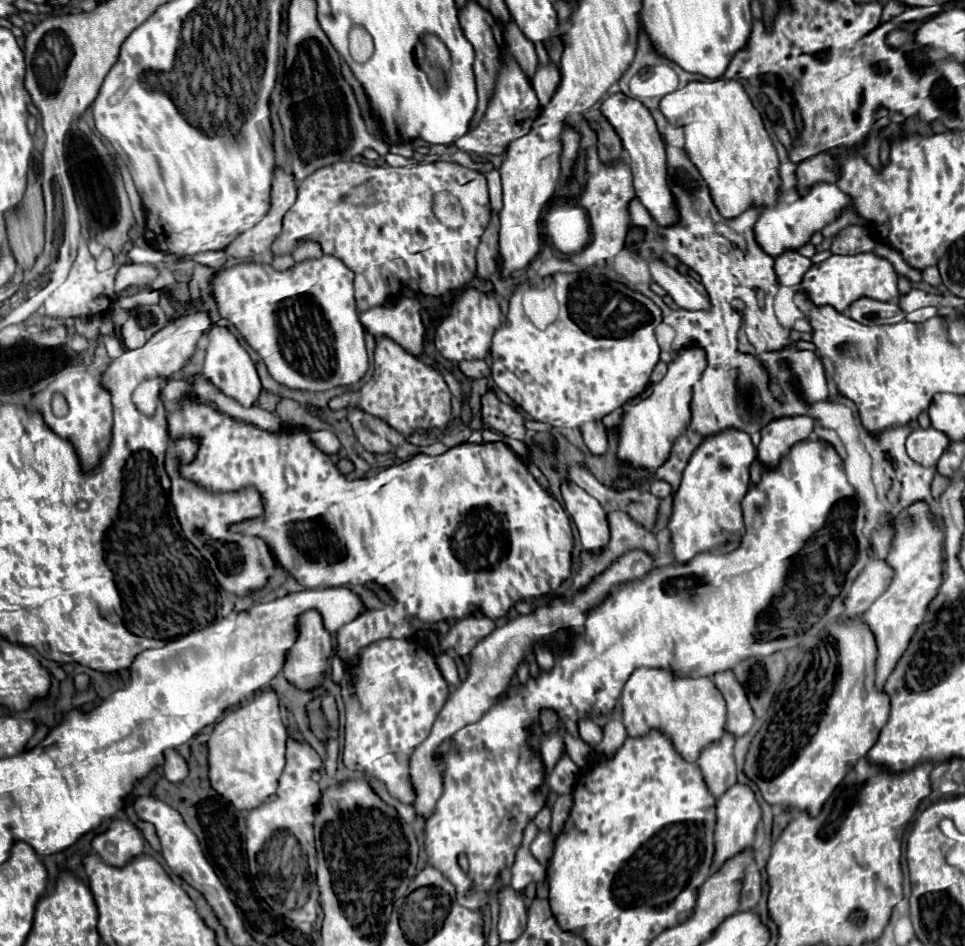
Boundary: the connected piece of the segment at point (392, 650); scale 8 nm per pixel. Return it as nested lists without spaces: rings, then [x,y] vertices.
[[[414,638],[372,642],[360,652],[358,664],[346,664],[340,692],[346,708],[344,766],[380,780],[392,798],[412,804],[416,798],[408,774],[412,750],[426,740],[450,694],[436,666],[436,658],[420,648]]]

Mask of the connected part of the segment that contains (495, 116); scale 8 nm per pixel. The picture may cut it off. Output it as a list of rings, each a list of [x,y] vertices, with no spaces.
[[[504,54],[500,58],[500,74],[496,80],[496,90],[494,96],[488,104],[488,110],[482,118],[482,122],[476,126],[476,130],[464,134],[462,138],[456,140],[456,146],[464,152],[474,152],[474,154],[504,154],[508,144],[524,134],[530,132],[532,122],[540,116],[540,104],[538,98],[526,78],[526,74],[520,70],[518,62],[510,56]]]

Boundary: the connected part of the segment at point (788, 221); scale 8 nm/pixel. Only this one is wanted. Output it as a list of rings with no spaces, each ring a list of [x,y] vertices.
[[[816,182],[808,188],[806,196],[798,196],[796,202],[784,204],[778,202],[776,206],[768,206],[762,210],[758,222],[756,222],[756,240],[762,246],[764,252],[770,256],[780,256],[786,250],[798,250],[804,246],[814,232],[820,232],[826,224],[834,222],[840,212],[852,202],[848,194],[844,194],[836,184],[830,182]]]

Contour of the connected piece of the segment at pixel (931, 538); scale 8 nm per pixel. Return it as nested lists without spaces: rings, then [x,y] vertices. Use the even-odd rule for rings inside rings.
[[[918,500],[904,508],[894,518],[894,540],[886,562],[894,568],[894,578],[886,592],[862,614],[864,622],[876,636],[878,660],[876,660],[876,686],[882,688],[896,662],[910,644],[914,630],[920,626],[926,614],[926,606],[936,596],[936,590],[944,578],[944,532],[940,520],[930,512],[928,504]]]

